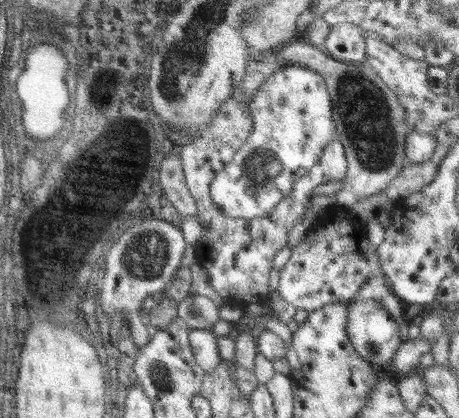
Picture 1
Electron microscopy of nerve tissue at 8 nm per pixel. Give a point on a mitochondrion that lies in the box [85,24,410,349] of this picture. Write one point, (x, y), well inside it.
(366, 117)

